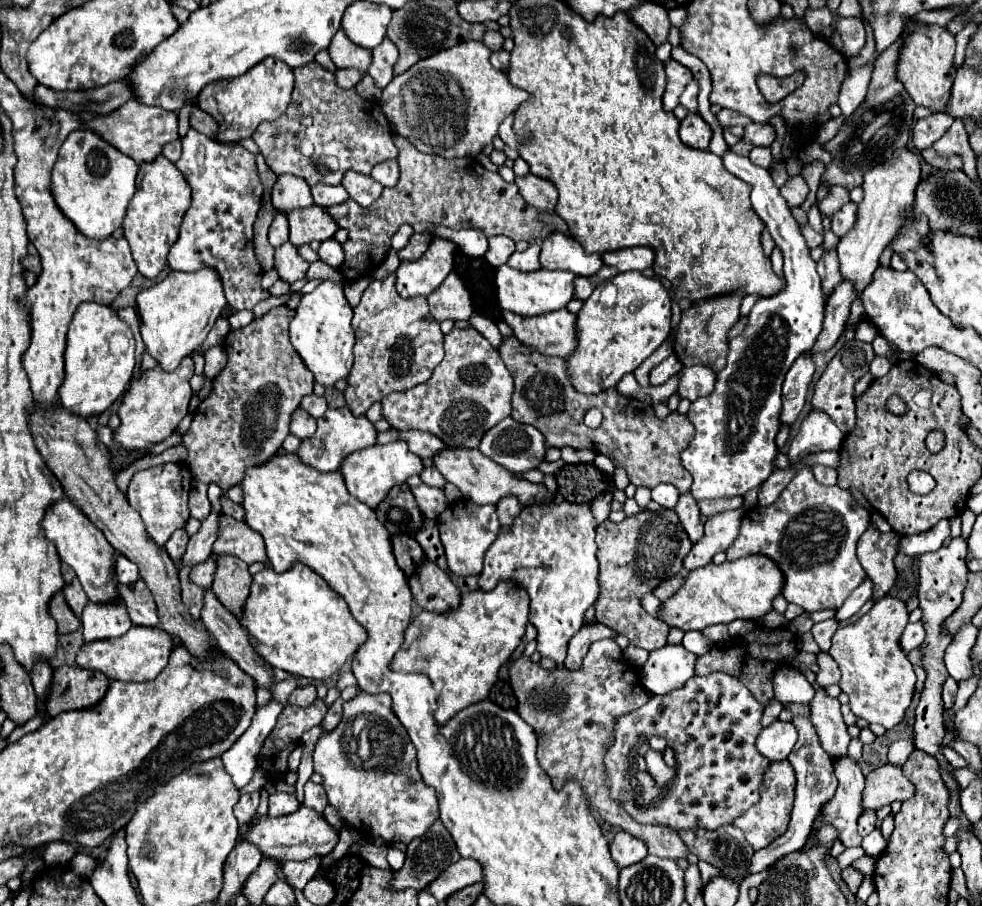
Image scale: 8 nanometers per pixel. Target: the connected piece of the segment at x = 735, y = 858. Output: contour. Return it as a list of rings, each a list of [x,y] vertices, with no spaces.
[[[728,824],[720,830],[682,830],[678,832],[688,850],[700,860],[722,870],[734,884],[740,884],[750,868],[754,848],[748,846],[742,830]]]

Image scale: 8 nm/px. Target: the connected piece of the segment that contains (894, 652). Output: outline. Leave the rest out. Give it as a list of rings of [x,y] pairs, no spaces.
[[[884,596],[860,620],[840,626],[830,648],[832,658],[842,670],[840,688],[848,694],[852,712],[870,724],[882,724],[886,730],[902,720],[914,696],[916,674],[900,646],[900,636],[908,624],[908,616],[906,602],[896,596]]]

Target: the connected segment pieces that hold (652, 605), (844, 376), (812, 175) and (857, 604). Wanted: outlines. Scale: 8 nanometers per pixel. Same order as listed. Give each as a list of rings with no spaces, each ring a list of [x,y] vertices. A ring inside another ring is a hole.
[[[648,594],[642,598],[642,606],[650,616],[658,616],[660,614],[660,600],[654,594]]]
[[[850,340],[842,346],[842,350],[830,360],[828,368],[824,370],[824,374],[820,376],[816,388],[814,388],[814,396],[812,396],[812,408],[814,410],[824,410],[832,416],[832,420],[836,422],[836,426],[840,426],[840,430],[844,434],[848,434],[854,428],[856,422],[856,404],[854,404],[854,384],[868,372],[870,362],[876,358],[874,350],[870,344],[866,342],[858,342],[858,340]]]
[[[814,161],[802,168],[801,176],[805,179],[809,187],[808,198],[802,204],[802,210],[810,210],[810,206],[816,202],[816,193],[824,170],[825,164],[819,161]]]
[[[864,578],[864,582],[848,596],[848,600],[844,602],[844,606],[836,612],[836,618],[838,620],[846,620],[846,618],[850,618],[852,614],[856,614],[862,606],[864,606],[864,602],[872,596],[872,580],[870,578]]]

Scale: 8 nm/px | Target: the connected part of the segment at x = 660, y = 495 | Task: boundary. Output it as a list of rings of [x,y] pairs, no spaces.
[[[658,484],[656,488],[652,488],[652,500],[664,508],[674,508],[678,504],[678,498],[680,492],[672,484]]]

